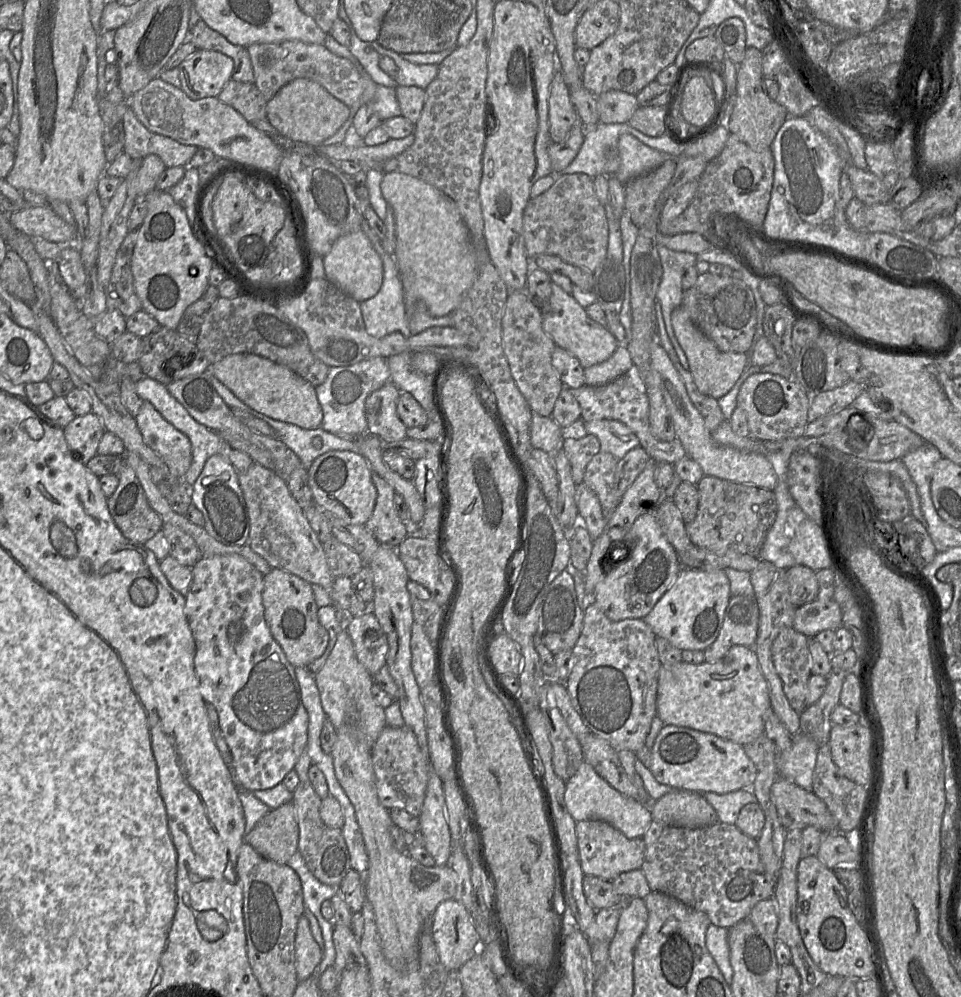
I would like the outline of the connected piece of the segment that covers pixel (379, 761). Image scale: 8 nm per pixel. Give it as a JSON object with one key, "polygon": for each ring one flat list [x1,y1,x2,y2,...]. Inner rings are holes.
{"polygon":[[386,726,371,749,377,795,387,809,398,808,419,816,430,775,429,748,424,753,414,732,407,726]]}

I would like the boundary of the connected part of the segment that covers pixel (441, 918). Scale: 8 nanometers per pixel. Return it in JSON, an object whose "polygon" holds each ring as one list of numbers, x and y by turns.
{"polygon":[[455,899,438,905,430,920,430,931,447,971,459,970,481,947,469,913]]}

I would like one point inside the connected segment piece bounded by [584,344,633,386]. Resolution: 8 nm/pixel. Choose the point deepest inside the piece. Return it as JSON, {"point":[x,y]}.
{"point":[620,362]}

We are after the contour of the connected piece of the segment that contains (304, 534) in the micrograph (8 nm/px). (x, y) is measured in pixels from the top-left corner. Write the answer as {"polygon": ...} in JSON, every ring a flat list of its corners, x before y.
{"polygon":[[256,462,245,472,238,473,238,479,250,519,250,548,272,568,285,570,310,584,320,585,331,596,335,578,330,572,323,544,311,528,304,510,291,495,286,481]]}

